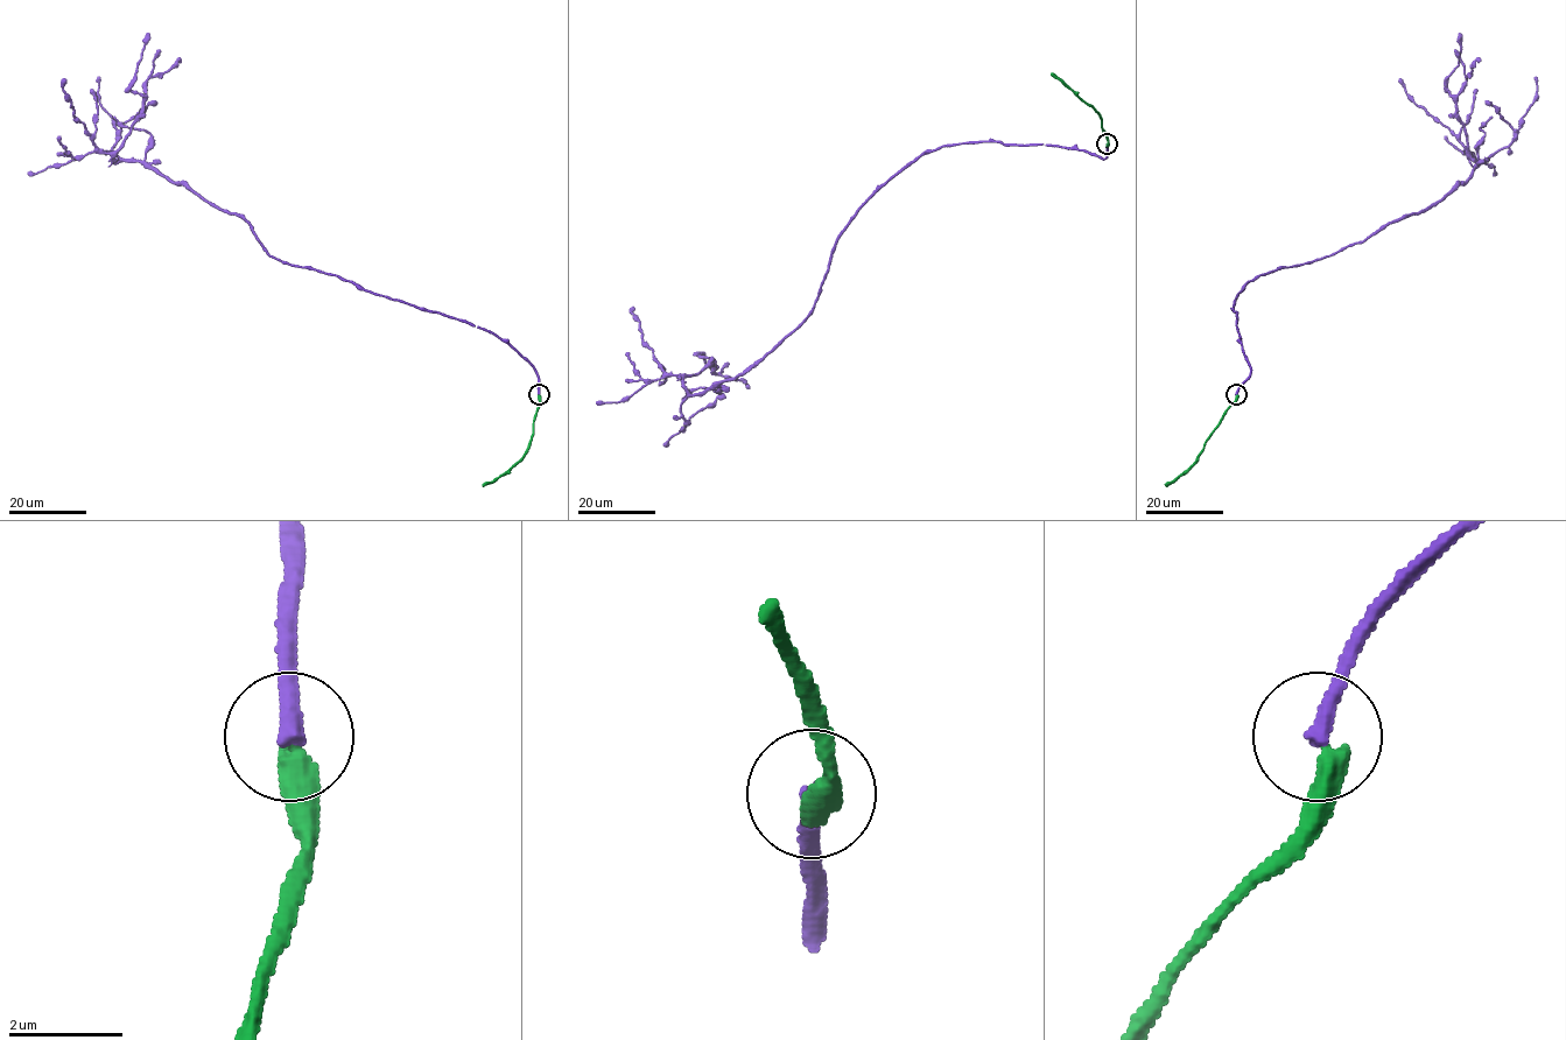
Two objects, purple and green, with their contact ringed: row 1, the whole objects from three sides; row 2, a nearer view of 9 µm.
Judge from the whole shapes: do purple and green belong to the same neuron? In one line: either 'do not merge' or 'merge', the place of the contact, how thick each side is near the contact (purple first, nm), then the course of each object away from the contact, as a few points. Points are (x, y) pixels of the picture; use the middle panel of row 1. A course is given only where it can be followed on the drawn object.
do not merge; at (1107, 143); 320 nm thick on the purple side, 440 nm on the other; purple runs (1107, 145), (926, 150), (840, 236), (810, 314), (692, 394), (699, 355), (717, 366); green runs (1107, 145), (1101, 116), (1051, 74)

